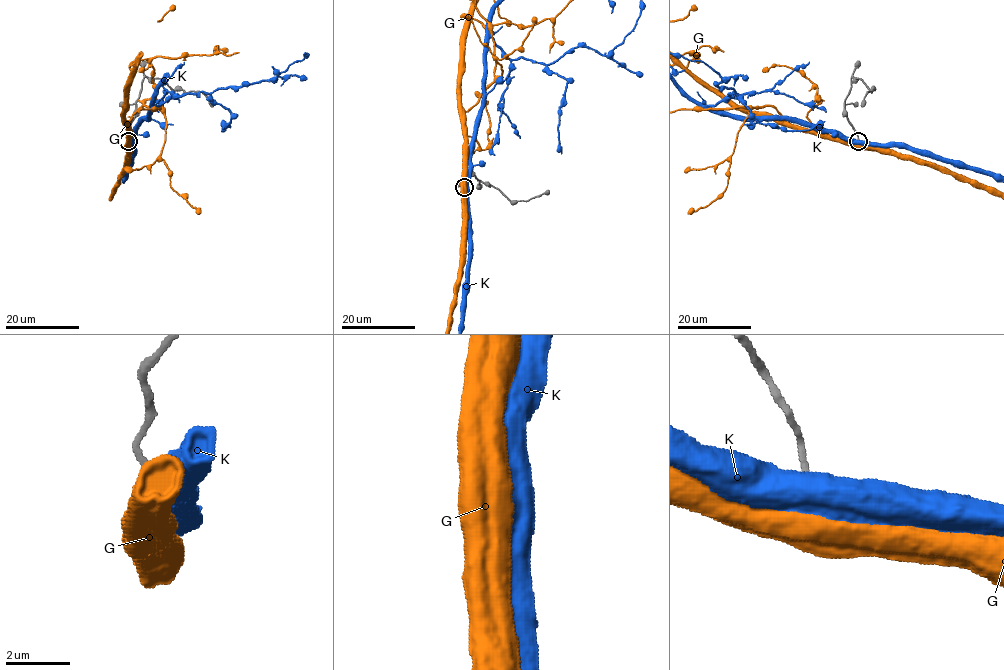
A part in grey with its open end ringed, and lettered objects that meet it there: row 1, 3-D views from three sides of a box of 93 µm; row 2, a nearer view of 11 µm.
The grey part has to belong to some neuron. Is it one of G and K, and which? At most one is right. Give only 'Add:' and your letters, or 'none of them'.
Add: G

